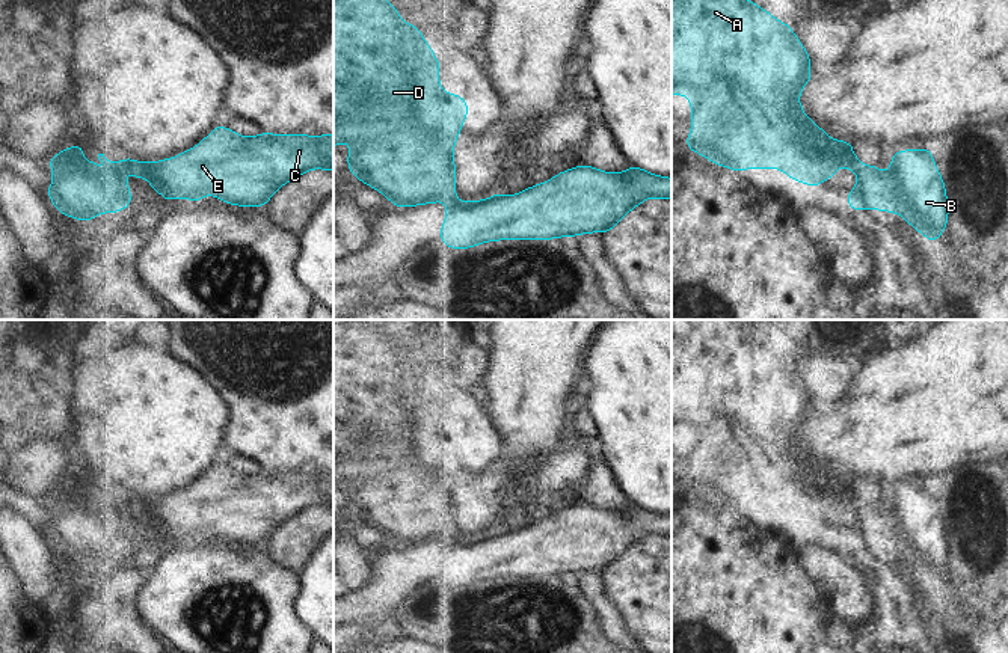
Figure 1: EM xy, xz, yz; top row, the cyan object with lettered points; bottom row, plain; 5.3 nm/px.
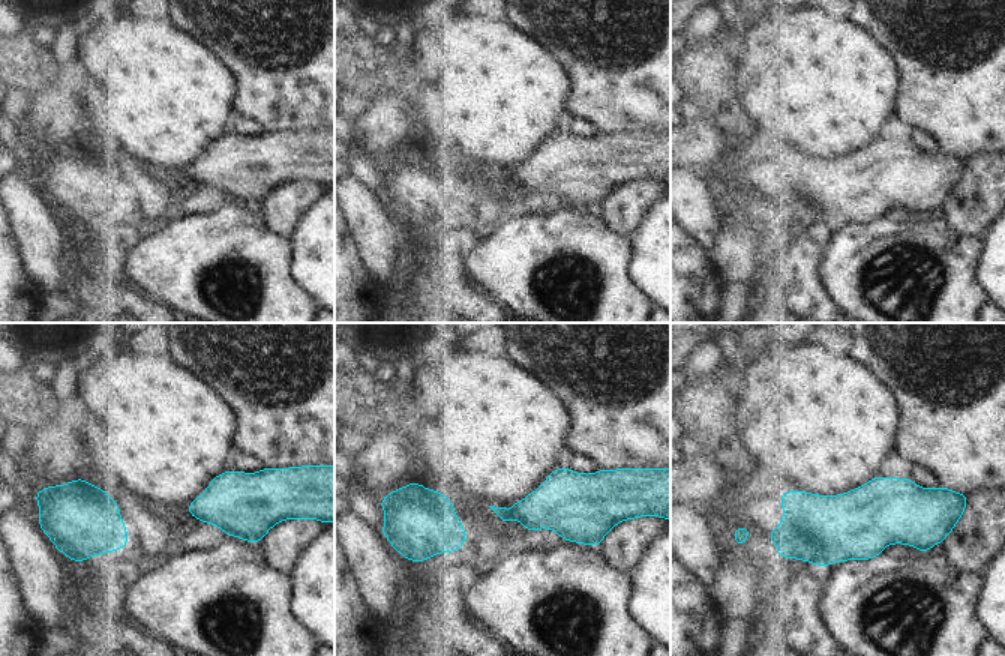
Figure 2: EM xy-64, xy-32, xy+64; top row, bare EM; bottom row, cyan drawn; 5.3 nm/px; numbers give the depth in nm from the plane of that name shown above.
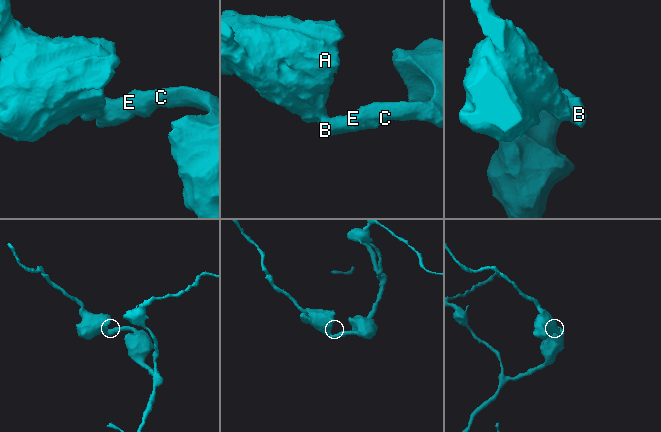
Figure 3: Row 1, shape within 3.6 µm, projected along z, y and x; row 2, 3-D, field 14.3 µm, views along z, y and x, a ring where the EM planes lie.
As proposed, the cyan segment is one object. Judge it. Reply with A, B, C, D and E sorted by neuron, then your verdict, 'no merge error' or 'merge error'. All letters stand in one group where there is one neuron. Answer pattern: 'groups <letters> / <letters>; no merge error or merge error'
groups A D / B C E; merge error

